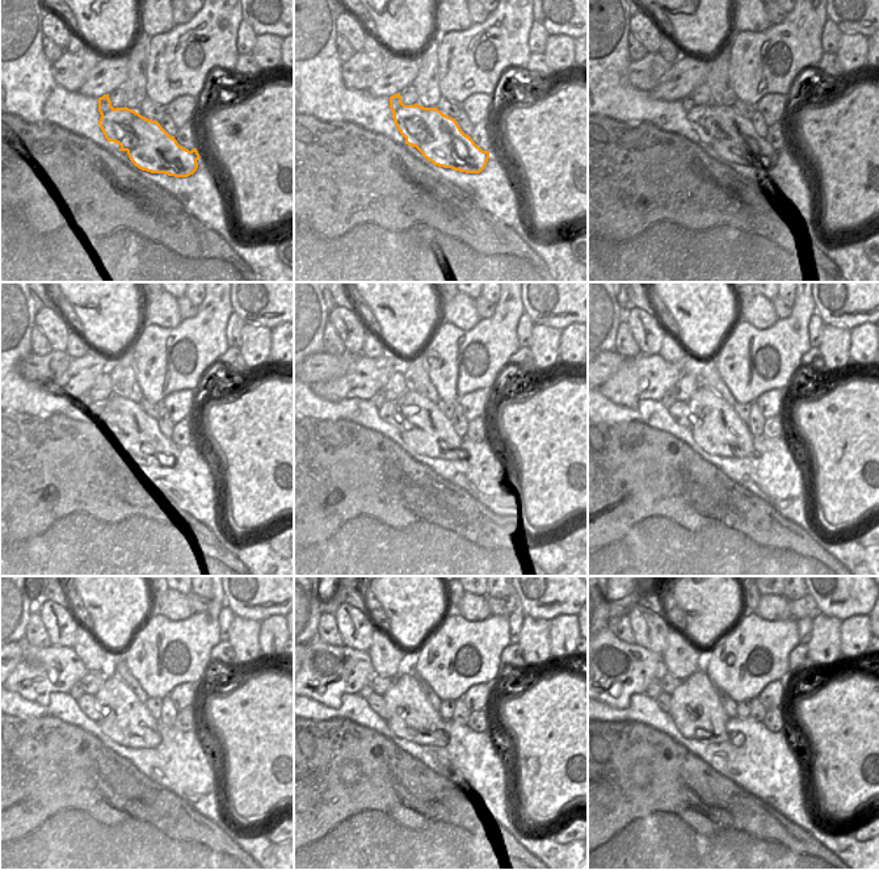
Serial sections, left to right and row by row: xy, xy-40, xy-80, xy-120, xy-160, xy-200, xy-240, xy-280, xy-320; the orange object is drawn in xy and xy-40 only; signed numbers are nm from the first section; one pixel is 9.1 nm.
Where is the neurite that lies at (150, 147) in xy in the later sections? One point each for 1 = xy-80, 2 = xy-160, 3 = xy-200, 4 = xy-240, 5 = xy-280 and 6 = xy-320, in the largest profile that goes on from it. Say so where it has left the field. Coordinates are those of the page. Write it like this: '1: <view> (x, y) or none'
1: xy-80 (732, 137)
2: xy-160 (424, 428)
3: xy-200 (716, 428)
4: xy-240 (125, 719)
5: xy-280 (412, 718)
6: xy-320 (695, 709)

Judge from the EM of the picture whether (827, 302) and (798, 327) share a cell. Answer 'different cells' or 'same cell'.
different cells

